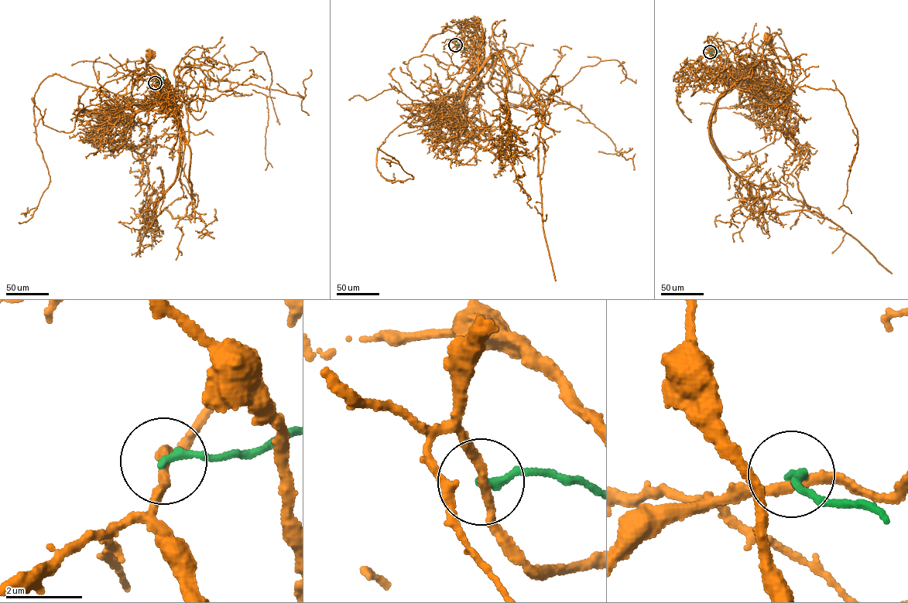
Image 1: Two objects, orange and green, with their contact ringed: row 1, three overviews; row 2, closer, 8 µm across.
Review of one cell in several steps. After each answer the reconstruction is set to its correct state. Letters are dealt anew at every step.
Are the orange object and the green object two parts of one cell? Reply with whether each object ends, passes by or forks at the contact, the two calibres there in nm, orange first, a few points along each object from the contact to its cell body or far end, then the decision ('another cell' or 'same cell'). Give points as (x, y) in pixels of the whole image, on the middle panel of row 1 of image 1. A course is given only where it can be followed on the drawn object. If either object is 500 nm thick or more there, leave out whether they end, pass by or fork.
orange passes by; green ends; calibres 240 and 240 nm; course orange (455, 44), (458, 37), (471, 42), (478, 66), (465, 91), (464, 128), (467, 111), (464, 93); course green (455, 45), (462, 45), (464, 49); another cell

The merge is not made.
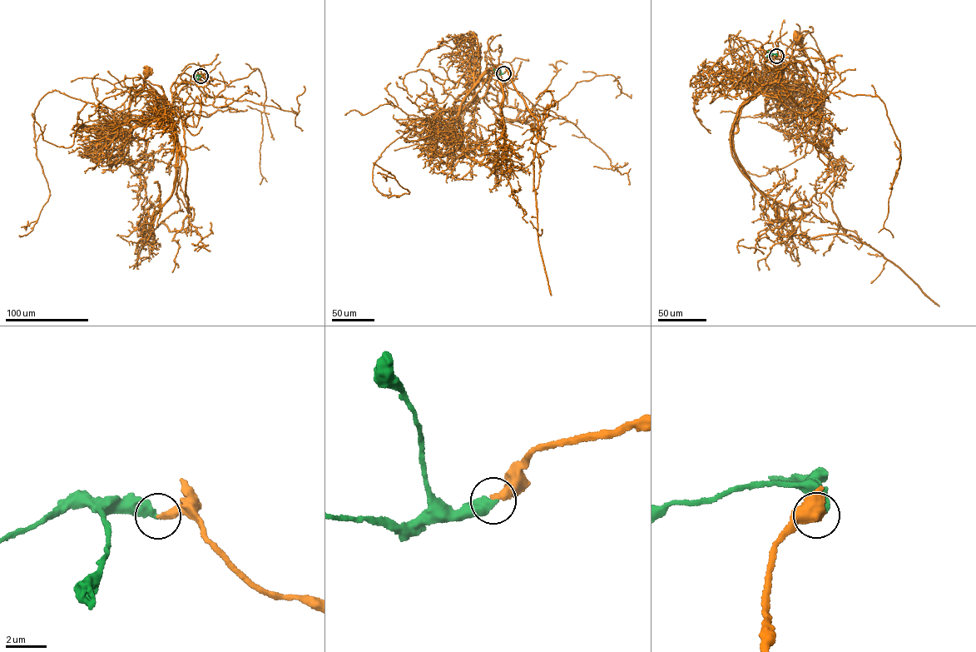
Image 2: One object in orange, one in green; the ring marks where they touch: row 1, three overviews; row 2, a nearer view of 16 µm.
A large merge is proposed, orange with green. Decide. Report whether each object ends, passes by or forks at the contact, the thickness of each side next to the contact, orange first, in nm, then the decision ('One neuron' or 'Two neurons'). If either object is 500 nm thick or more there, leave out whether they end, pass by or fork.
Thickness 360 nm (orange) against 500 nm. One neuron

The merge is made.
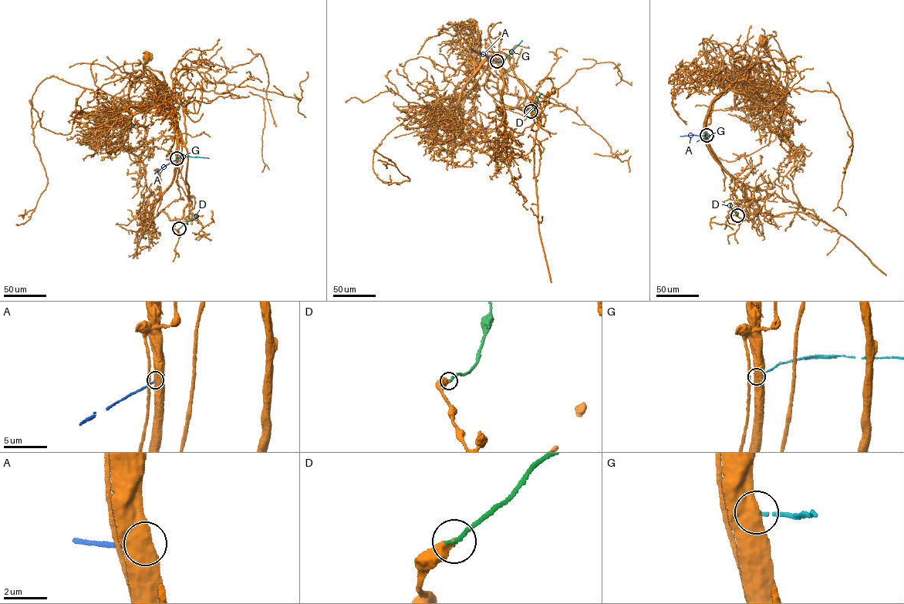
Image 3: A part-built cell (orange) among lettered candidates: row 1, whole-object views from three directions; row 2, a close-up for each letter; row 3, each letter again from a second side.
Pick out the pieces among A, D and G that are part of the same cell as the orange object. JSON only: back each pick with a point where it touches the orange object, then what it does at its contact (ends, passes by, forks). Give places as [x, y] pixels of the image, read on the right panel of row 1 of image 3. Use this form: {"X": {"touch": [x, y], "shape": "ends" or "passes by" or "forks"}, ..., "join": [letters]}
{"D": {"touch": [737, 215], "shape": "ends"}, "join": ["D"]}

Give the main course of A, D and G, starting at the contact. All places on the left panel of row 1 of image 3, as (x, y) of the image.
A: (177, 159), (154, 173)
D: (179, 228), (198, 212)
G: (177, 158), (209, 158)

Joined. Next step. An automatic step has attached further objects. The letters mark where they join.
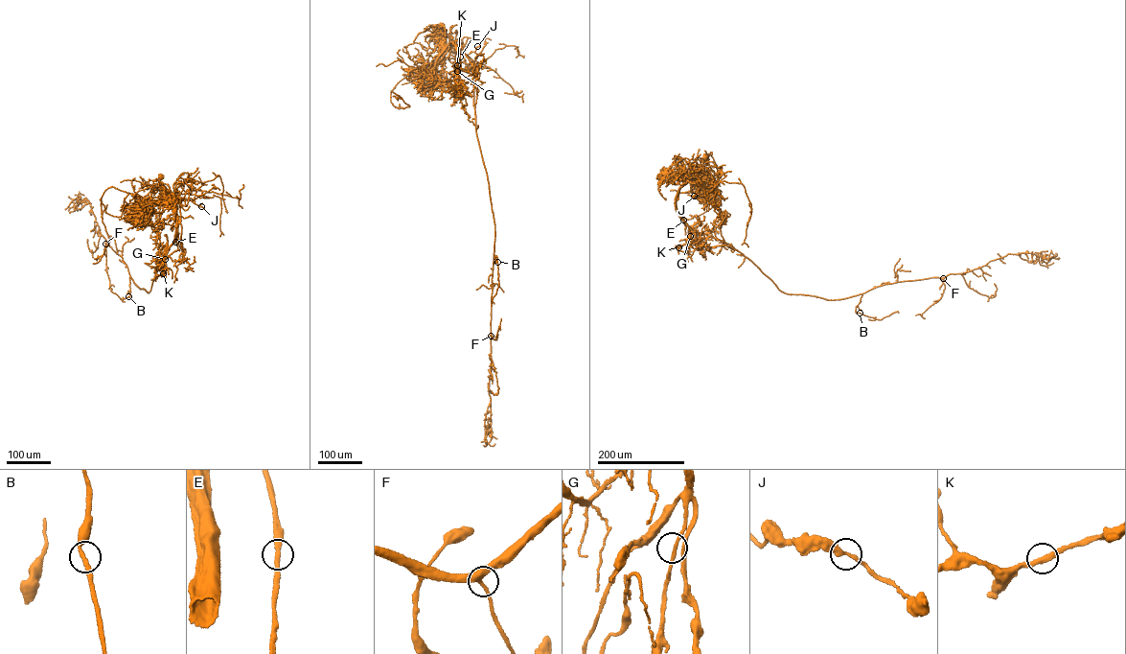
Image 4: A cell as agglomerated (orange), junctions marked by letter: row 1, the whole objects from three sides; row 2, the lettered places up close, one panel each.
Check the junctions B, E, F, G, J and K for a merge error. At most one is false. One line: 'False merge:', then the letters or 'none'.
False merge: none

